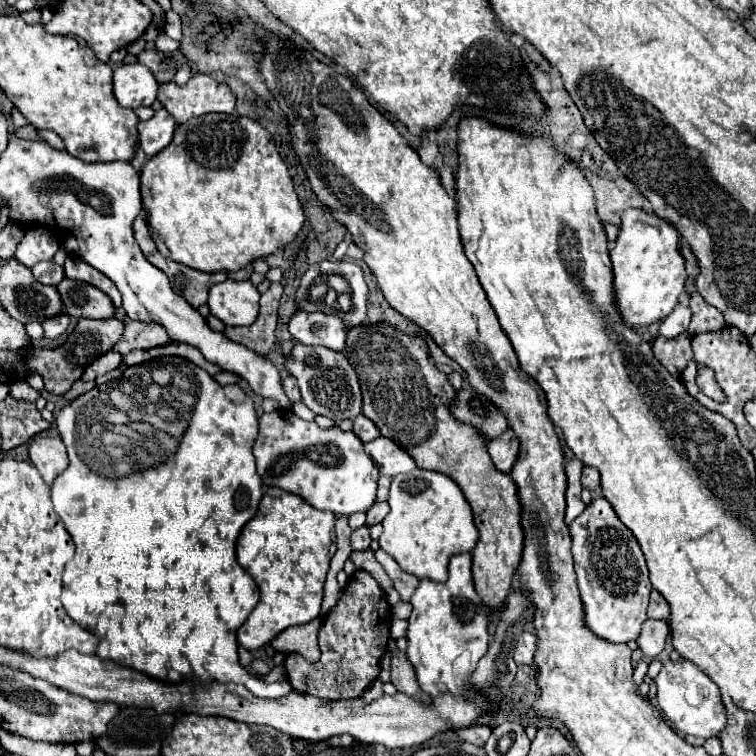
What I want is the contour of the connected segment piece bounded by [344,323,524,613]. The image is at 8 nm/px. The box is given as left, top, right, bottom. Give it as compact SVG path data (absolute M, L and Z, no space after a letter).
M362 323L346 329L344 351L360 379L362 413L374 421L380 435L408 451L420 469L444 473L464 491L480 533L472 551L474 587L482 603L496 613L504 607L524 549L524 531L520 525L522 507L514 479L496 471L486 453L486 435L472 425L460 423L452 415L450 405L456 399L456 389L430 361L424 339L384 323Z

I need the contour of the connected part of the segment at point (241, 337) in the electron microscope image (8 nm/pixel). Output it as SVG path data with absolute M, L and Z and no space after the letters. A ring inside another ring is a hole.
M272 283L270 289L260 297L260 313L252 325L246 327L226 327L224 335L236 343L246 345L248 349L256 351L258 355L266 355L270 349L280 347L282 353L292 351L292 341L278 343L274 337L276 321L278 321L278 299L282 297L282 285Z

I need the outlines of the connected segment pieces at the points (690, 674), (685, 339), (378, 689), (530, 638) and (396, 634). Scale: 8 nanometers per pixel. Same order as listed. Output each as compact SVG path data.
M684 659L670 661L664 663L662 671L656 675L654 681L658 685L658 707L680 735L696 735L708 739L722 733L722 727L726 727L726 711L722 705L722 697L716 683L712 683L712 679L700 667Z
M686 333L686 335L674 337L674 339L656 337L652 341L652 351L654 351L654 357L670 371L670 375L680 377L692 359L690 335Z
M377 678L370 688L365 691L361 699L364 703L371 703L374 699L380 698L383 694L383 683Z
M522 633L516 643L516 649L514 649L514 661L524 663L524 665L532 665L536 645L538 645L536 633Z
M392 619L390 623L390 636L394 639L398 639L406 636L408 628L408 621L401 619Z

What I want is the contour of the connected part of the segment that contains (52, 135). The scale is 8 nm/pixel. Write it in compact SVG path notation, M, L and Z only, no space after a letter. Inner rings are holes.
M37 130L38 134L49 143L51 147L57 150L65 150L65 145L60 137L52 130Z

